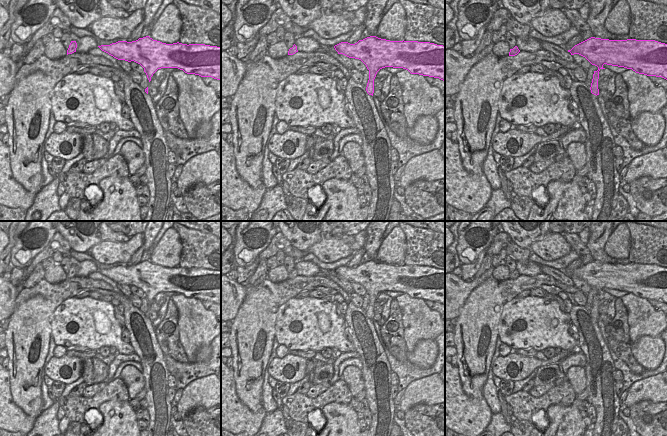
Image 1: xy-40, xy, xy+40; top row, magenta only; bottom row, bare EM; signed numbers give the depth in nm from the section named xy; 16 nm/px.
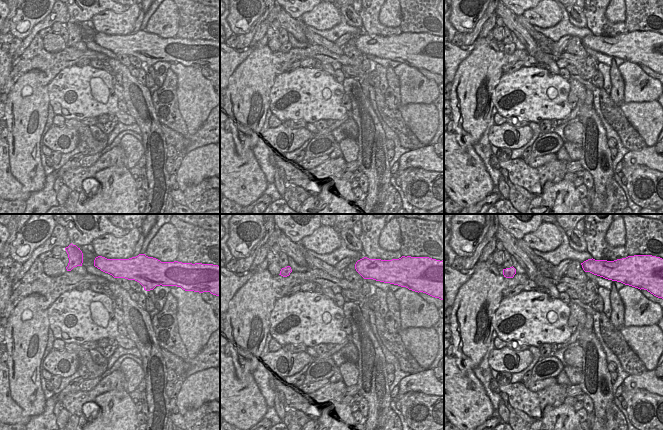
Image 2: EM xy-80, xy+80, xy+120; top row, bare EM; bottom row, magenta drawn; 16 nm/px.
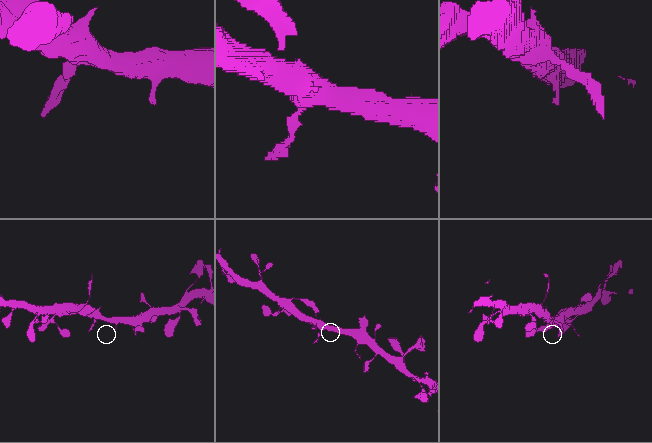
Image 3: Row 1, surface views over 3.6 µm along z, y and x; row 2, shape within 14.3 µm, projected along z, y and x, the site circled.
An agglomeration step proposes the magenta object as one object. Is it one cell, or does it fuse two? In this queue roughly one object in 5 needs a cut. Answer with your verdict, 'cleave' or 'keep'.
keep

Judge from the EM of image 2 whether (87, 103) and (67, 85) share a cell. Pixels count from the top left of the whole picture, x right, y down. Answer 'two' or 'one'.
one

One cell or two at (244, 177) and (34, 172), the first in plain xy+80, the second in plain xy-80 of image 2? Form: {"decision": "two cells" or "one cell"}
{"decision": "two cells"}

